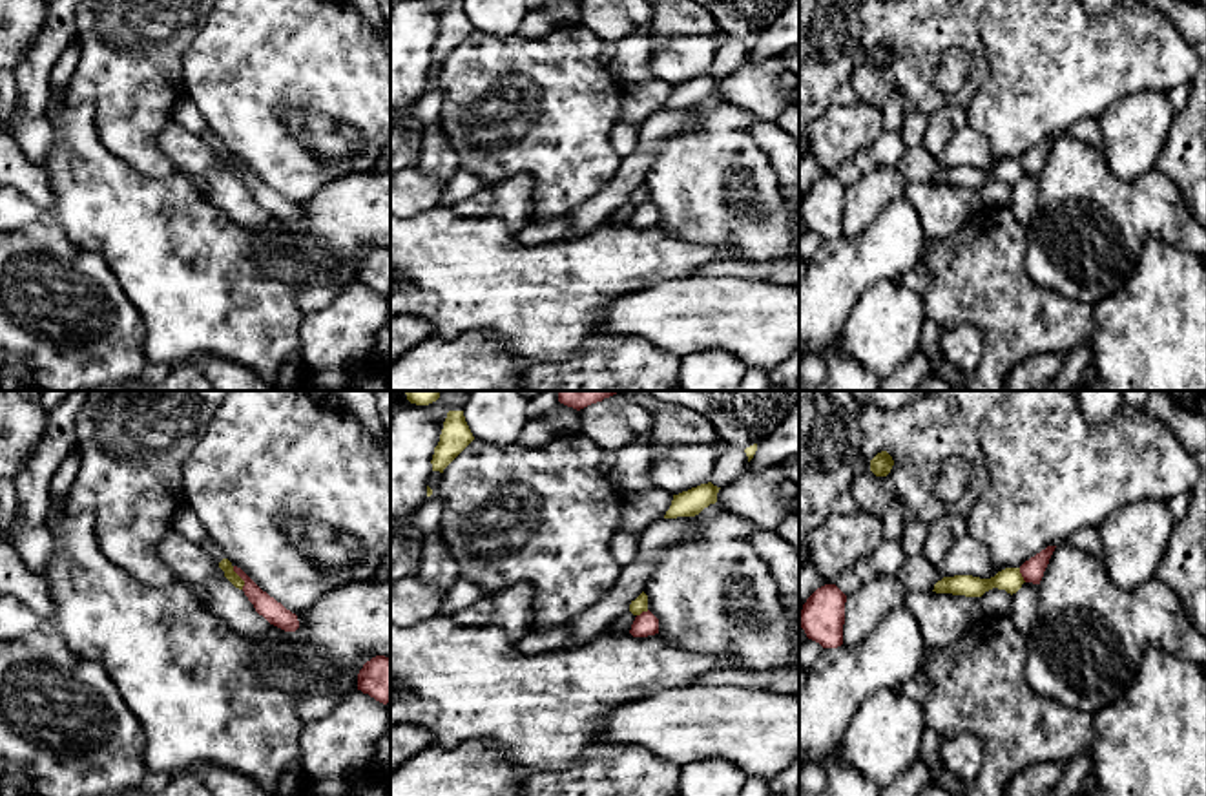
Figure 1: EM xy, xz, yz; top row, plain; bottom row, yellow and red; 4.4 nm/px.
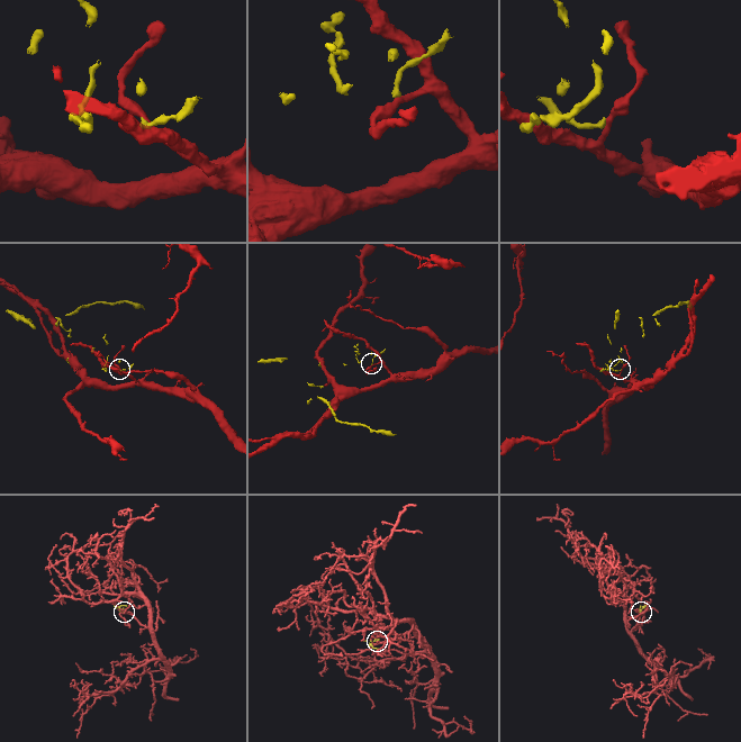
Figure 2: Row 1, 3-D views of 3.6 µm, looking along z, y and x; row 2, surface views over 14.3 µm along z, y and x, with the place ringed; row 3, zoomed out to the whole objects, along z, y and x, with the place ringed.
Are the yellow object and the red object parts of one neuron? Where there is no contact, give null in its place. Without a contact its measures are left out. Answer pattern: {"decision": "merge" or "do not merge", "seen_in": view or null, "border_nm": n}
{"decision": "do not merge", "seen_in": "xy", "border_nm": 120}

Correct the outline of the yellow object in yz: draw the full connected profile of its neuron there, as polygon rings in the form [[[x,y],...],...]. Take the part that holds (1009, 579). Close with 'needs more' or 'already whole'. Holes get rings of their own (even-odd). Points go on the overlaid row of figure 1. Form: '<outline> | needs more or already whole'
[[[1005,568],[991,579],[980,579],[972,575],[943,577],[934,584],[932,592],[965,595],[965,597],[982,597],[985,592],[998,588],[1013,595],[1022,588],[1024,582],[1025,581],[1020,573],[1020,568]]] | already whole

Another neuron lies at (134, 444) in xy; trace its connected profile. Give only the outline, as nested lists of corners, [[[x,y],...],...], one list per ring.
[[[88,391],[75,418],[75,447],[80,456],[77,477],[64,497],[64,511],[88,511],[95,518],[93,533],[100,551],[144,586],[166,588],[177,582],[161,559],[161,542],[173,531],[175,511],[186,504],[184,464],[223,400],[232,391]]]

